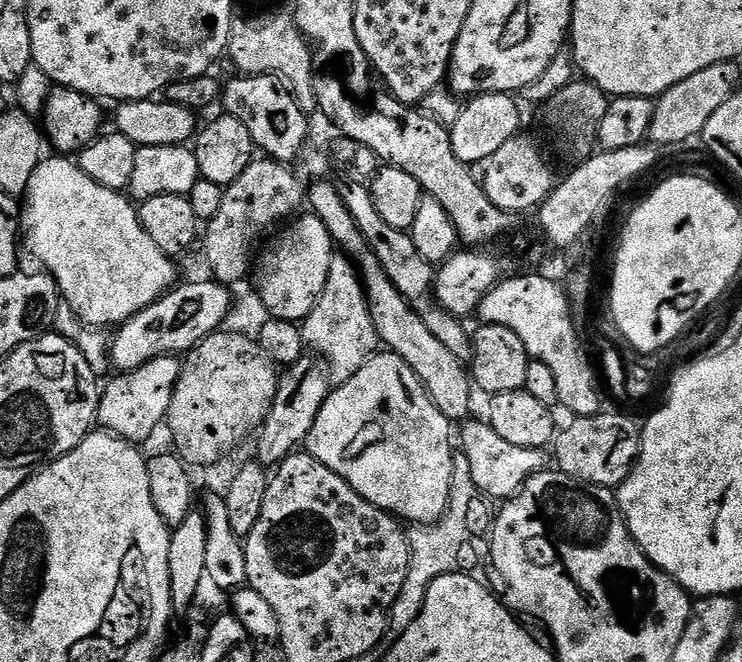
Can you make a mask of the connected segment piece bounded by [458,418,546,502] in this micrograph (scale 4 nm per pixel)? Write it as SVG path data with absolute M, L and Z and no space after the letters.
M469 419L463 425L464 433L459 433L458 440L464 443L462 453L468 459L468 470L471 481L476 485L477 493L489 496L492 500L507 502L513 497L519 496L520 491L524 489L524 483L535 474L535 472L545 471L544 464L545 453L539 448L523 448L522 446L513 446L510 442L505 442L499 436L494 434L491 424L483 419Z

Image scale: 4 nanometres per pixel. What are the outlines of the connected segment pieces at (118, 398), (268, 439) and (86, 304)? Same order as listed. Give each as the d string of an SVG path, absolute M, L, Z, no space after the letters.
M175 355L159 356L146 366L138 366L138 370L113 375L113 380L109 384L105 383L100 393L100 405L96 411L99 427L114 436L121 436L130 444L143 445L144 440L150 438L150 434L154 434L156 428L165 423L181 367L181 361Z
M305 354L285 372L288 373L279 377L268 416L258 429L255 459L265 466L280 465L307 441L330 391L328 363L315 355Z
M53 157L41 159L23 197L20 215L23 247L25 244L45 267L43 269L55 278L61 299L82 322L102 329L107 329L108 324L125 324L131 316L149 308L177 283L177 261L169 258L154 243L154 238L146 234L137 205L123 191L94 182L81 170L79 163L69 157Z

